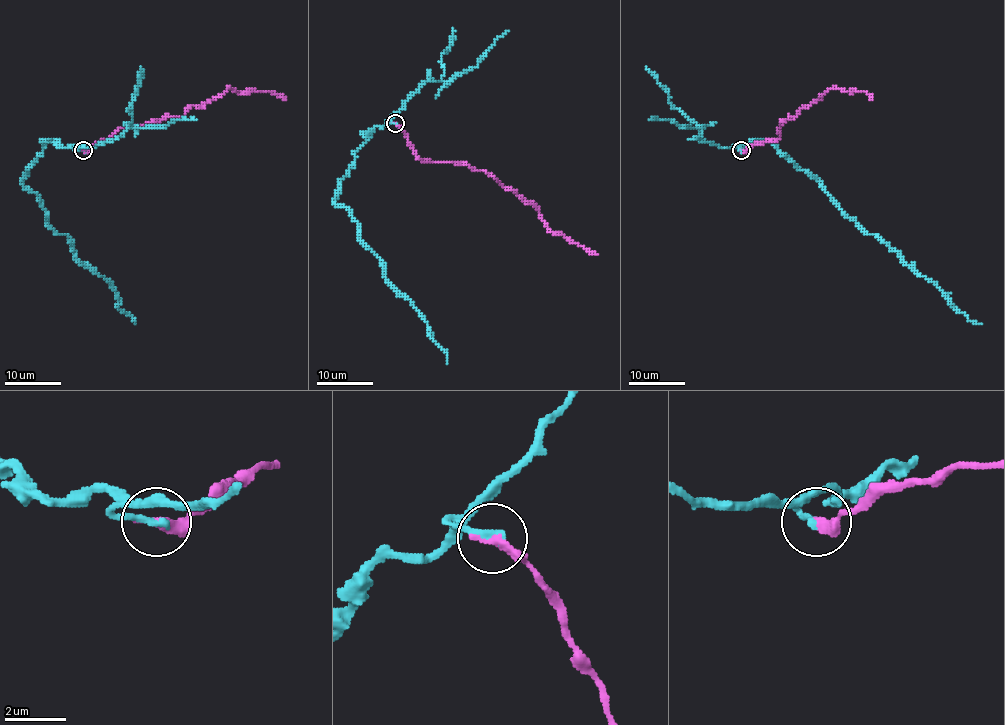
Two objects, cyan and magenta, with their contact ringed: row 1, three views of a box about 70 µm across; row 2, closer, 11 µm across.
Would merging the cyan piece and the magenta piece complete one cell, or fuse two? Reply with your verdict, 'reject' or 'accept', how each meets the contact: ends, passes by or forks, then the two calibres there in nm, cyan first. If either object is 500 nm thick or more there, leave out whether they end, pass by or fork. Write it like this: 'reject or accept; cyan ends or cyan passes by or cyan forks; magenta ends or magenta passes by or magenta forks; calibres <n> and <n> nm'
reject; cyan ends; magenta ends; calibres 240 and 380 nm

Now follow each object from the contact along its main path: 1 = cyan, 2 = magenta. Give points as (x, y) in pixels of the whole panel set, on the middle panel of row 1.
1: (394, 124), (376, 126), (357, 150), (334, 203), (350, 212), (384, 279), (428, 325), (447, 363)
2: (394, 124), (422, 161), (460, 163), (491, 174), (503, 186), (530, 202), (551, 231), (561, 233), (597, 254)

